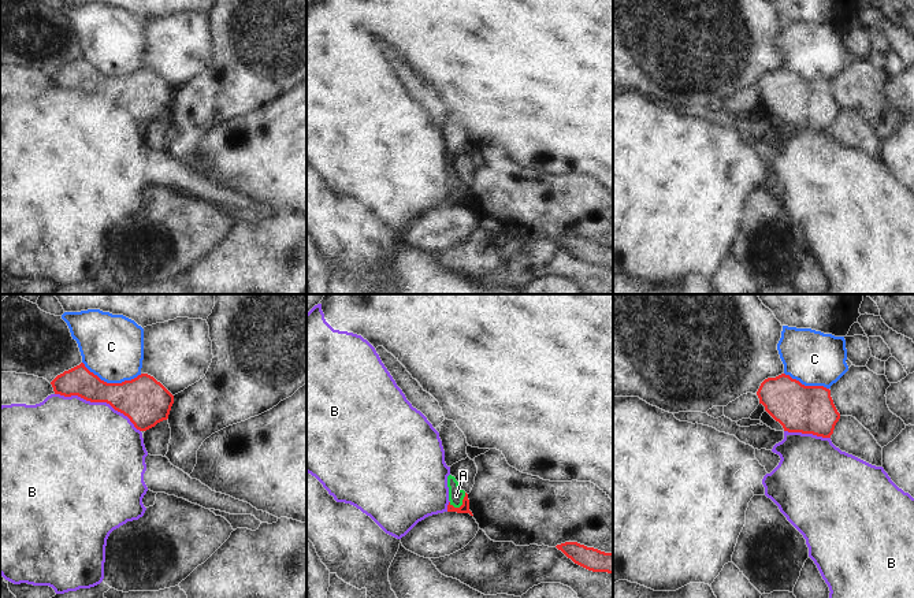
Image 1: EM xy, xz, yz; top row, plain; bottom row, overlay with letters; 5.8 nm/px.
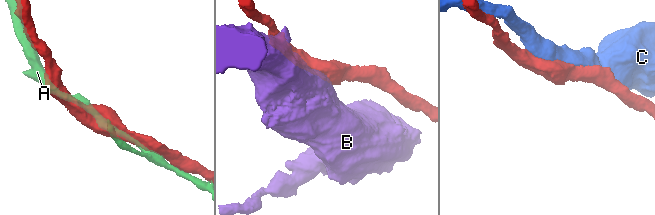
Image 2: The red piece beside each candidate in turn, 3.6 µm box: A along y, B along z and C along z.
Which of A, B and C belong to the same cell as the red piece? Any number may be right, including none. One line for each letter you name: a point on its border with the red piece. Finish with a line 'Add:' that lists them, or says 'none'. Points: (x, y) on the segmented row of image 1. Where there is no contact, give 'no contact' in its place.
Add: none

